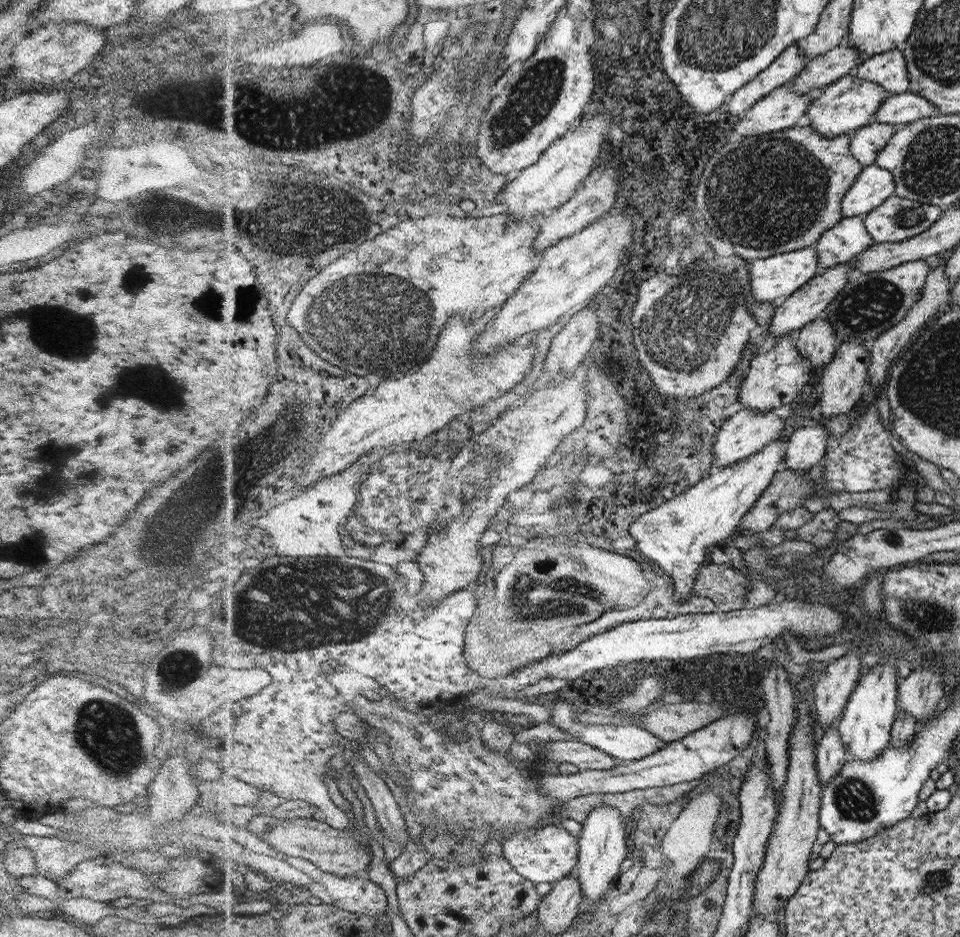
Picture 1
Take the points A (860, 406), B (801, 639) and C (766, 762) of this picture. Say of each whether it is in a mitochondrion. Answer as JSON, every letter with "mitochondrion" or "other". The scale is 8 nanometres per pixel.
{"A":"other","B":"other","C":"other"}

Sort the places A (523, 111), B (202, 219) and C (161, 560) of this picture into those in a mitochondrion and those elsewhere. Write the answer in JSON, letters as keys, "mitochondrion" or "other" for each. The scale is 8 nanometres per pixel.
{"A":"mitochondrion","B":"mitochondrion","C":"mitochondrion"}

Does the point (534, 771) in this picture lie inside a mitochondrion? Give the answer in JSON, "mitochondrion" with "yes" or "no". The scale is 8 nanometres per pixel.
{"mitochondrion":"no"}

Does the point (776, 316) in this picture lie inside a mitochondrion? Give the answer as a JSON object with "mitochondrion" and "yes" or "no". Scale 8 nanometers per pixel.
{"mitochondrion":"no"}

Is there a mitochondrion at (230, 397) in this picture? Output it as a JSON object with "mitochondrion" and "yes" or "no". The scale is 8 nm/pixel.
{"mitochondrion":"no"}

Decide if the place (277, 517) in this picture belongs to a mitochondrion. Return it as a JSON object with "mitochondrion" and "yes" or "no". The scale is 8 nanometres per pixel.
{"mitochondrion":"no"}

